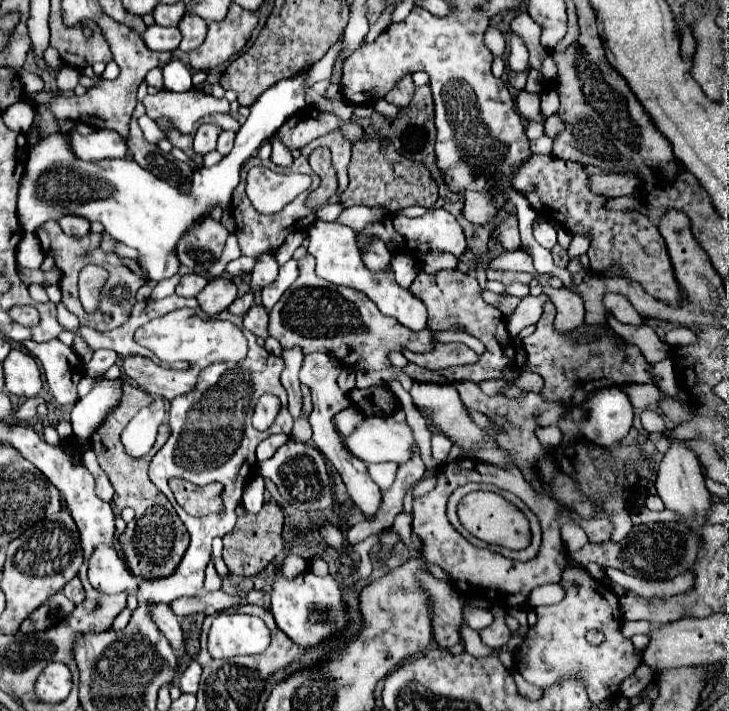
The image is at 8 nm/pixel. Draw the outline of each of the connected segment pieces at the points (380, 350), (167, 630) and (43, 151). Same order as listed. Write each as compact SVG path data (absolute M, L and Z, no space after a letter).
M305 255L299 261L297 281L283 293L277 305L269 311L269 335L275 337L281 347L299 345L303 353L323 351L335 355L347 367L357 371L381 371L389 367L387 353L391 349L411 349L415 353L429 351L433 347L431 331L423 329L419 333L405 329L397 319L383 315L373 301L369 301L361 291L331 285L319 281L315 275L313 255Z
M152 603L149 605L149 609L153 622L158 626L168 641L171 642L171 646L173 647L172 639L178 639L182 642L182 644L184 644L183 629L181 624L178 621L177 616L171 611L168 605L163 603Z
M301 73L301 77L279 81L251 105L251 115L241 125L233 151L225 155L221 163L197 169L193 191L189 193L173 189L131 159L83 161L69 147L69 133L55 131L47 137L41 137L29 149L29 159L19 185L17 217L21 227L25 231L37 231L45 221L59 221L65 215L77 215L91 223L99 221L103 223L105 233L129 247L135 247L141 253L141 263L147 267L153 281L175 275L179 271L175 245L181 235L185 235L193 221L209 213L211 207L229 207L231 191L239 183L241 165L253 157L259 145L267 141L289 117L293 117L293 113L305 107L305 75L307 73Z

